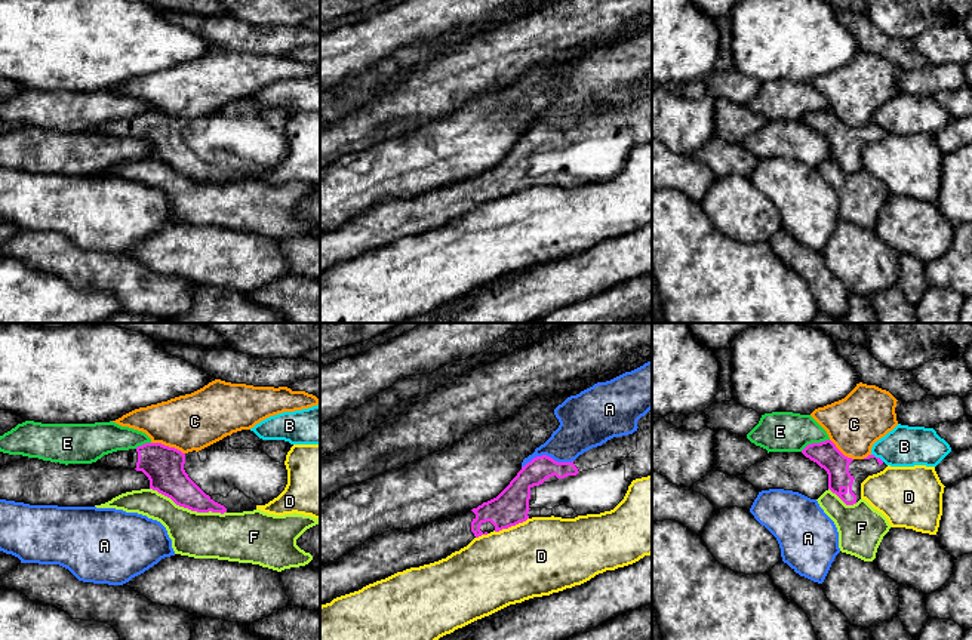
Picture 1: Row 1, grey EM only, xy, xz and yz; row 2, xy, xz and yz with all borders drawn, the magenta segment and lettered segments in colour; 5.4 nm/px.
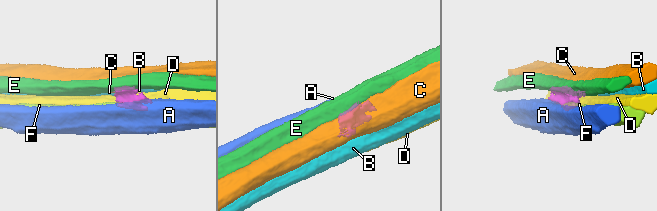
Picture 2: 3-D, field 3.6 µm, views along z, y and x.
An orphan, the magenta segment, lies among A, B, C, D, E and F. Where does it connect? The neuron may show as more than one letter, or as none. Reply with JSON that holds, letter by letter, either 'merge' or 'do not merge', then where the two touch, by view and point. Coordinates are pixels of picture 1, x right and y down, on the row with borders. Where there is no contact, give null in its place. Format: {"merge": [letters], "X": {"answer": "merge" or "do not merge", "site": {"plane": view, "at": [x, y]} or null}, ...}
{"merge": [], "A": {"answer": "do not merge", "site": {"plane": "xz", "at": [547, 457]}}, "B": {"answer": "do not merge", "site": {"plane": "yz", "at": [877, 458]}}, "C": {"answer": "do not merge", "site": {"plane": "xy", "at": [168, 446]}}, "D": {"answer": "do not merge", "site": {"plane": "xz", "at": [510, 526]}}, "E": {"answer": "do not merge", "site": {"plane": "yz", "at": [814, 443]}}, "F": {"answer": "do not merge", "site": {"plane": "xy", "at": [188, 508]}}}

